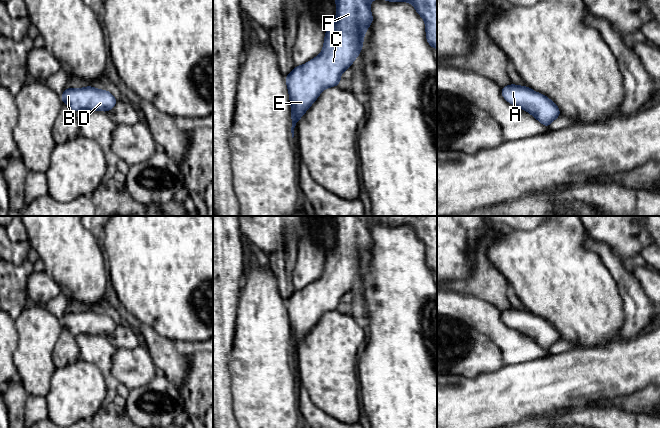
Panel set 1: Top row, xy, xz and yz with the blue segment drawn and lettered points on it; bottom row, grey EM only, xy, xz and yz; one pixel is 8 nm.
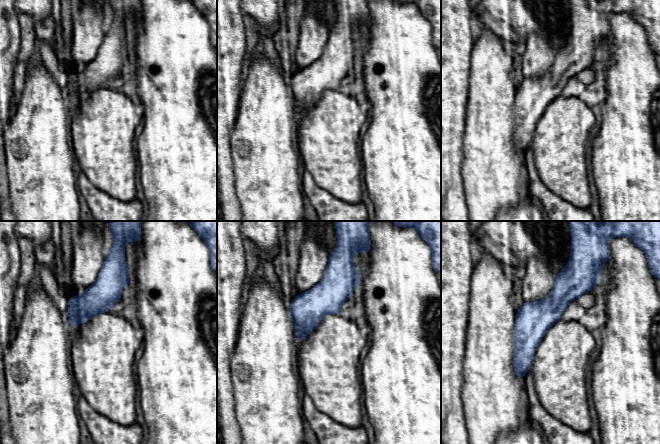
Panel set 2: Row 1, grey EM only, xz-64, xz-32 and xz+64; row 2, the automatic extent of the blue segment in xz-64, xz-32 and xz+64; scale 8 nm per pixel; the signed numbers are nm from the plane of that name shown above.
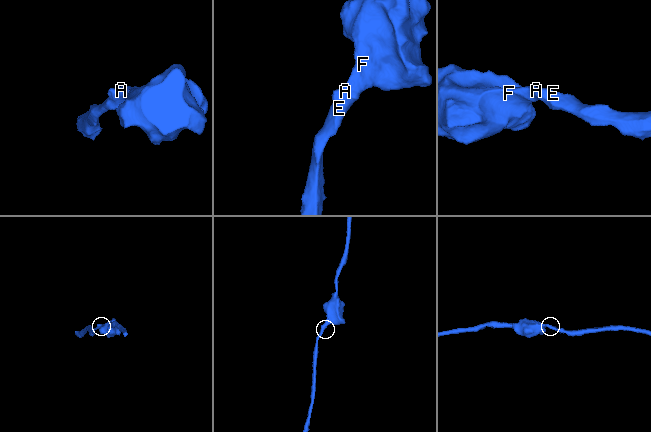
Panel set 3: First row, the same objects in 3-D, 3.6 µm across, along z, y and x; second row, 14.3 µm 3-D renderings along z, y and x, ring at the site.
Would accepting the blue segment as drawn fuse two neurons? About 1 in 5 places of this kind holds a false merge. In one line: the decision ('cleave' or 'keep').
keep

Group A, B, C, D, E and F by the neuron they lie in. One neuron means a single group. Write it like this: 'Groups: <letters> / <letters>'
Groups: A B C D E F

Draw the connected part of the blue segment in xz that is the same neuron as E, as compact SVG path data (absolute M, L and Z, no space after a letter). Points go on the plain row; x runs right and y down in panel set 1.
M335 216L336 242L335 246L325 255L322 276L306 288L295 290L292 296L285 300L291 328L292 362L294 361L296 347L316 325L321 316L326 312L338 310L341 306L341 298L350 292L353 285L359 281L366 254L373 246L370 226L375 223L383 223L389 226L410 226L418 239L425 244L426 264L428 268L431 269L433 273L437 273L437 216Z

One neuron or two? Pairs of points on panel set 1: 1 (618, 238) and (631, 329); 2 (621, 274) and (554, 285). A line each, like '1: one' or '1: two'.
1: two
2: two

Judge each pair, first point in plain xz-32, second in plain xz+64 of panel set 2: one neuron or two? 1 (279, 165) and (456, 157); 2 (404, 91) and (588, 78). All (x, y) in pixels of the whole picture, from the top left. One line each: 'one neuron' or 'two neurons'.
1: two neurons
2: two neurons

